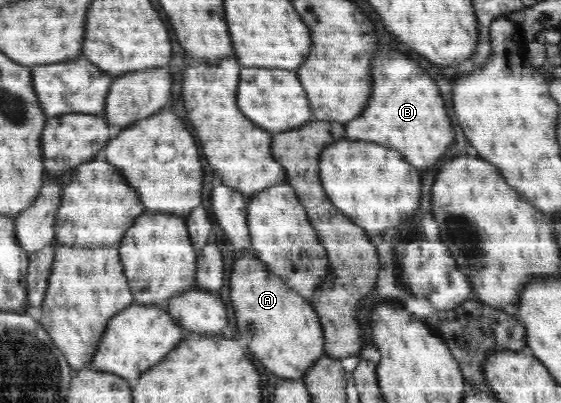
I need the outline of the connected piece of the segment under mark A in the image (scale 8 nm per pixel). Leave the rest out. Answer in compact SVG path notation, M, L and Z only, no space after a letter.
M251 249L236 253L230 277L230 301L236 327L250 353L280 379L303 379L324 355L324 330L316 310L284 284Z

